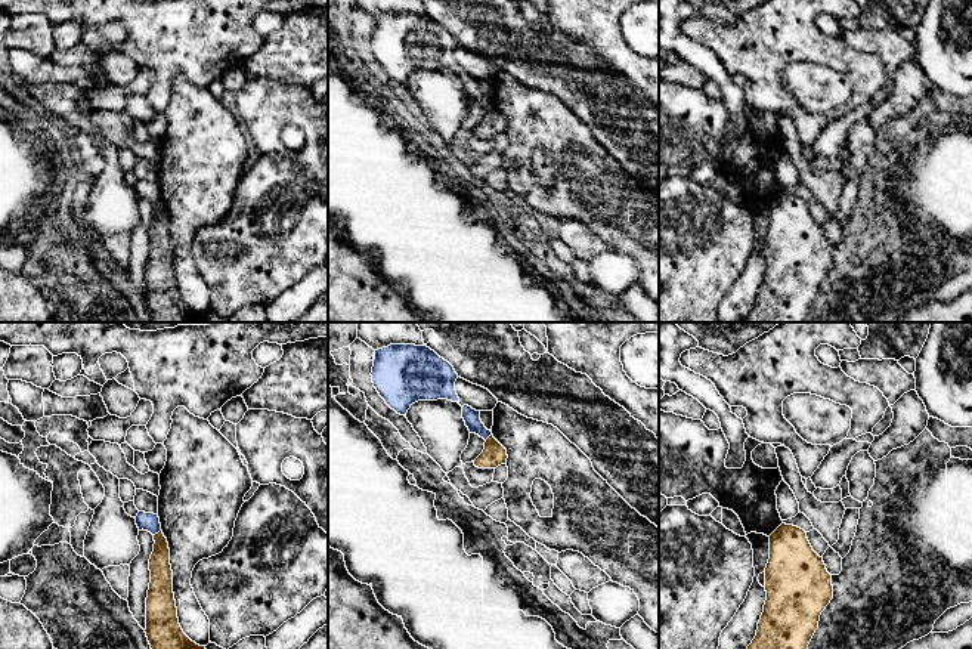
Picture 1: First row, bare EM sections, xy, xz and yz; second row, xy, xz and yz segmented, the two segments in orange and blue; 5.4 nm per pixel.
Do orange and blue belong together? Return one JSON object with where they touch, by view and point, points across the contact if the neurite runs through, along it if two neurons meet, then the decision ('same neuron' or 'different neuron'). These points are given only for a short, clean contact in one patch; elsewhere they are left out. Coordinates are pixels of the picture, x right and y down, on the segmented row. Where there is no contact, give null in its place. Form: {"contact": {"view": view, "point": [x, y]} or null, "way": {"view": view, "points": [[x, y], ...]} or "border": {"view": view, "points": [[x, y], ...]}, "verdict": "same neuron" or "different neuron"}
{"contact": {"view": "xy", "point": [158, 532]}, "border": {"view": "xy", "points": [[160, 529], [154, 535]]}, "verdict": "different neuron"}

